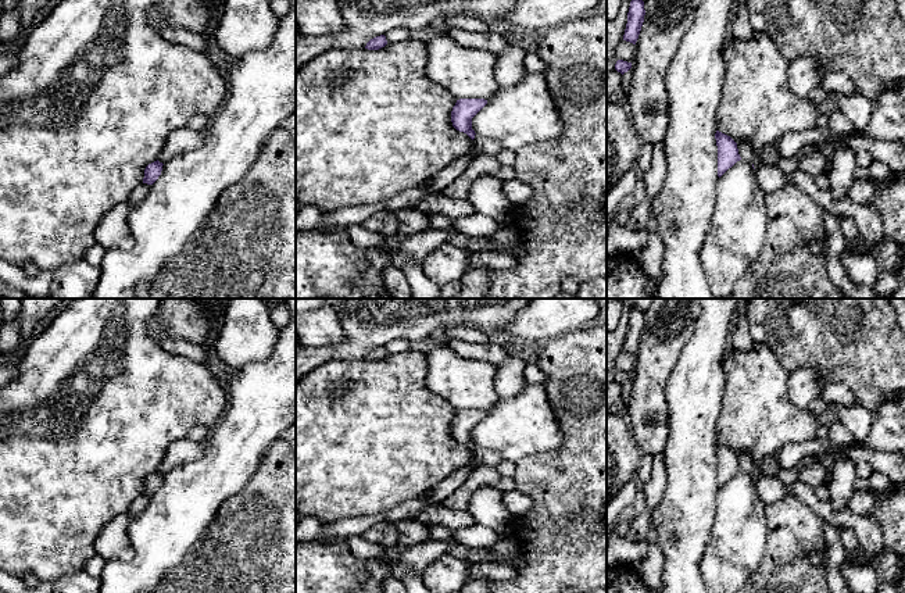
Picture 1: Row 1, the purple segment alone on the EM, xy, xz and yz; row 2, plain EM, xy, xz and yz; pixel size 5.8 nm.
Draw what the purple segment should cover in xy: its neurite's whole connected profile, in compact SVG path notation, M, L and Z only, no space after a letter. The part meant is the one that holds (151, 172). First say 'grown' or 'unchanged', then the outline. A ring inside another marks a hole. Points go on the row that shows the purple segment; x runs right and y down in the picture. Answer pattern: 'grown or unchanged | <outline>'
unchanged | M158 160L149 164L144 169L143 183L153 185L158 179L158 176L161 175L162 165L164 164L160 162Z

